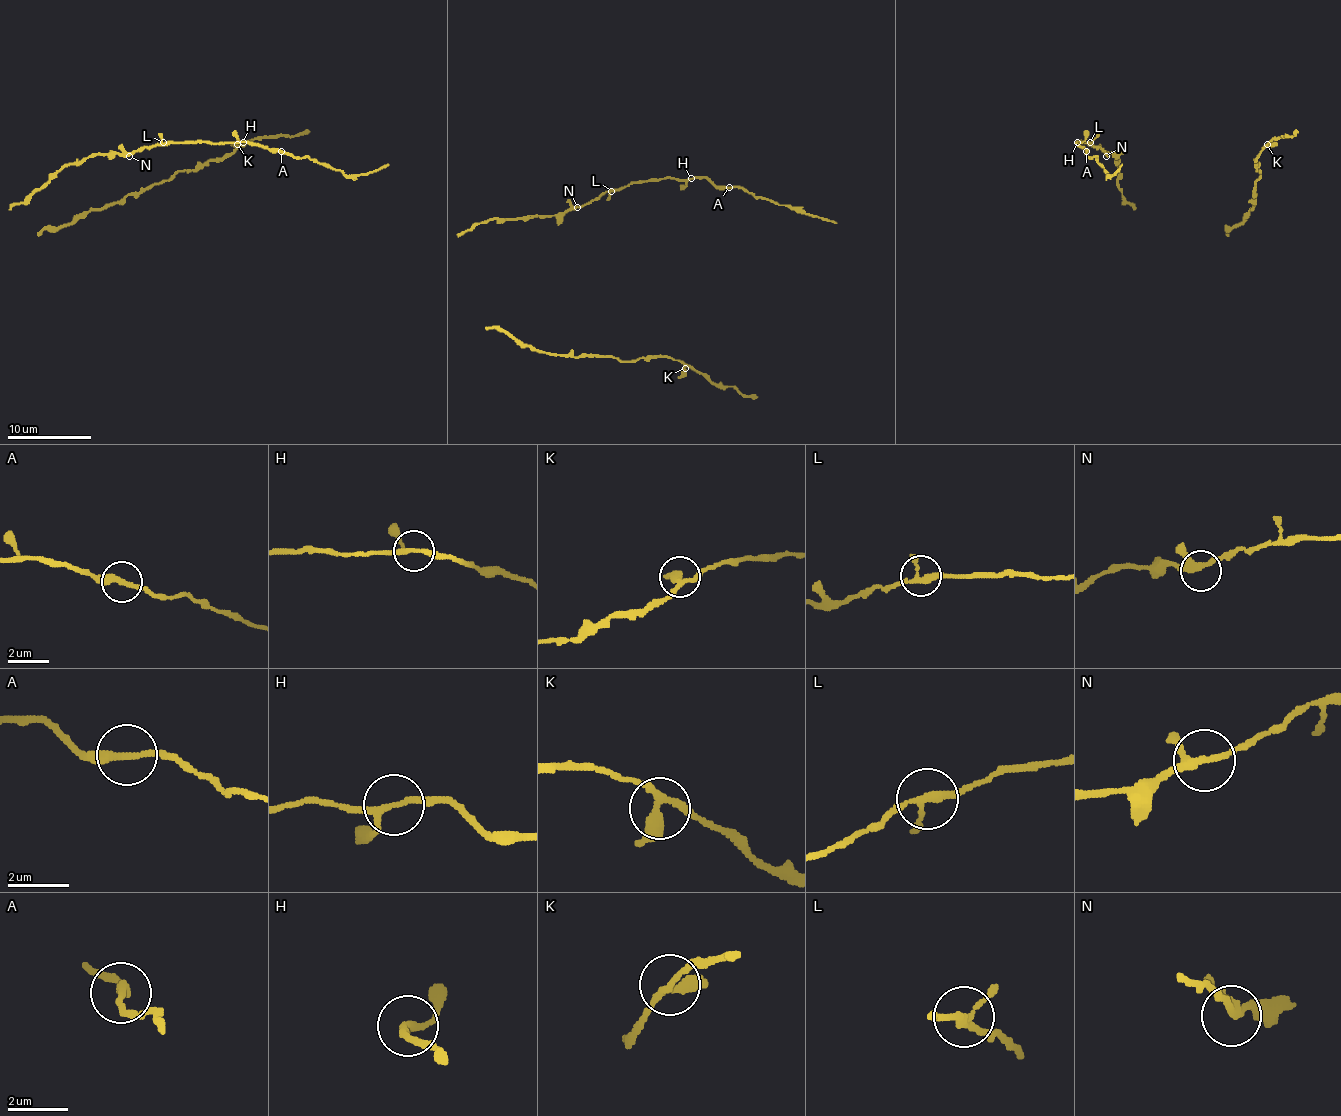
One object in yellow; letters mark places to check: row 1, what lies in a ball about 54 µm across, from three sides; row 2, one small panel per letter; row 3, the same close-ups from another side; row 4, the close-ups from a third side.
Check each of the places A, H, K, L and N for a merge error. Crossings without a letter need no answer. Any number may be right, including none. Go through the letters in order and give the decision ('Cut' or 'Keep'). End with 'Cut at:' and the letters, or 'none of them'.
A: Keep
H: Keep
K: Keep
L: Keep
N: Keep
Cut at: none of them

